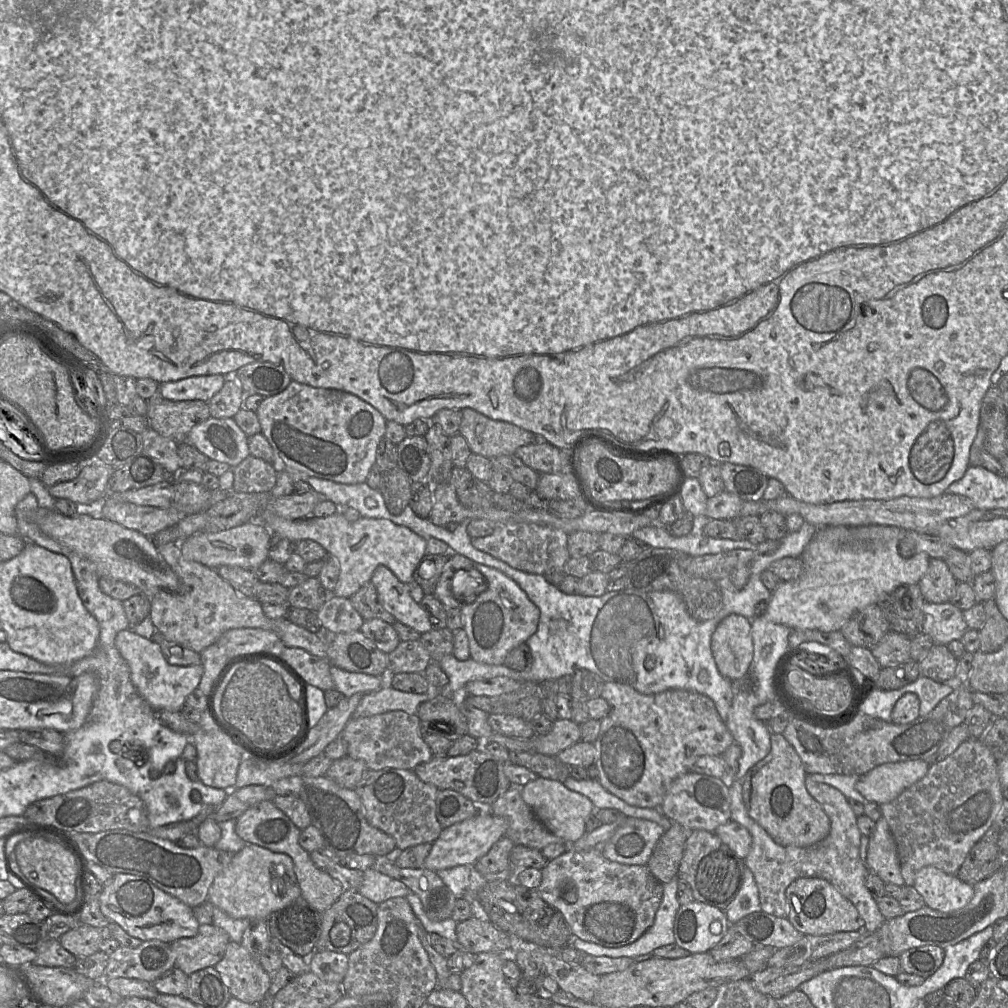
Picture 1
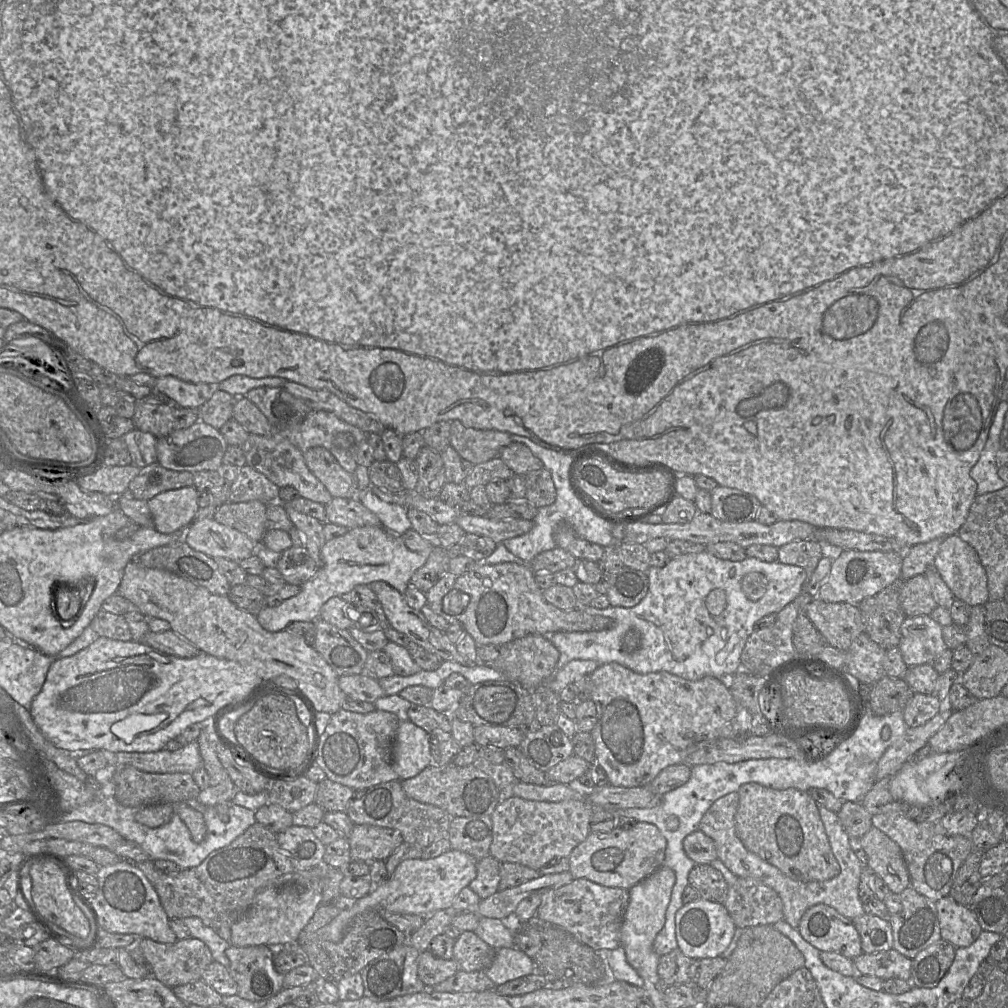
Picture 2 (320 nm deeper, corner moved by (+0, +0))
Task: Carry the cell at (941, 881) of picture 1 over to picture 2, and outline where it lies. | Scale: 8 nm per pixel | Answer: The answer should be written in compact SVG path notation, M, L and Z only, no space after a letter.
M950 895L935 902L941 939L955 948L973 944L982 932L975 913L957 903Z

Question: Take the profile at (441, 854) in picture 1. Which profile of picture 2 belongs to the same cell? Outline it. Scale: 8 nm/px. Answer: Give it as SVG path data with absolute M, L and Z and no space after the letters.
M451 849L431 859L407 859L395 869L393 875L373 889L366 896L346 903L340 913L327 925L317 931L326 941L340 942L350 921L365 911L388 911L399 914L428 917L439 910L449 909L458 893L477 876L477 862L470 854Z

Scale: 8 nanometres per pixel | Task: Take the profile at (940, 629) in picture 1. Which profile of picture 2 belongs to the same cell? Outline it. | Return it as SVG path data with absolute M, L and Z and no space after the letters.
M930 615L906 617L901 625L898 647L908 667L931 664L947 649L942 637L942 626Z

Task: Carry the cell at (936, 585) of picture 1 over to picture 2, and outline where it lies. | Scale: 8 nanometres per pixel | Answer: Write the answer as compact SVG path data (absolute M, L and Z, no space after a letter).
M925 574L916 575L904 582L900 603L906 617L930 615L938 606Z

